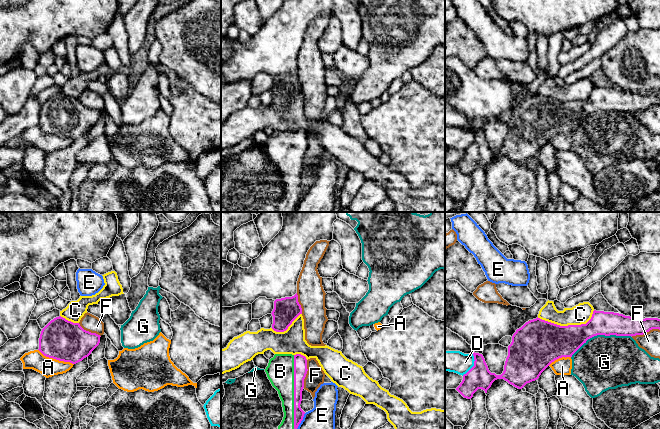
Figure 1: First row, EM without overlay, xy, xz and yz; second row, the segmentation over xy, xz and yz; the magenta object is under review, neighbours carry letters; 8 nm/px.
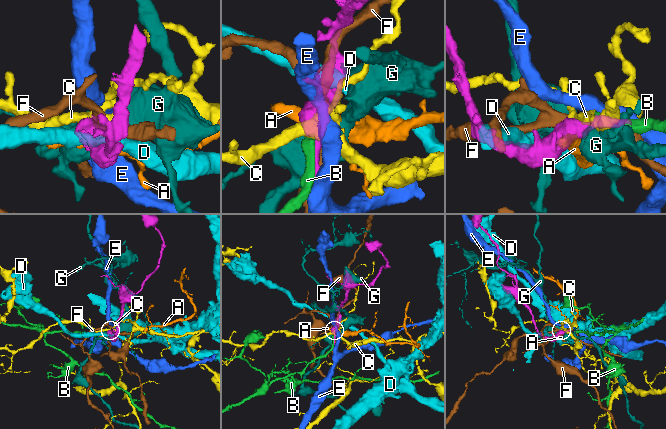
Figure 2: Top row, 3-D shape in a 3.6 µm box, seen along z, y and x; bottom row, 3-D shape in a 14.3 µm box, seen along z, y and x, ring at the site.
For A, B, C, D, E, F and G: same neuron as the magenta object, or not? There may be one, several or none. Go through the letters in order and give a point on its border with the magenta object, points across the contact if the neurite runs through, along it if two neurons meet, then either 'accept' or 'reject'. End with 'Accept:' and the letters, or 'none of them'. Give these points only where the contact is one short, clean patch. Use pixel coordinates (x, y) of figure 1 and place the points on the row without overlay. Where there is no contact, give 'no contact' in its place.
A: xy (56, 135) | reject
B: xz (294, 170) | accept
C: yz (568, 101) | reject
D: yz (474, 140) | reject
E: xz (300, 198) | along xz (305, 189), (295, 209) | reject
F: yz (645, 108) | reject
G: yz (600, 110) | reject
Accept: B

